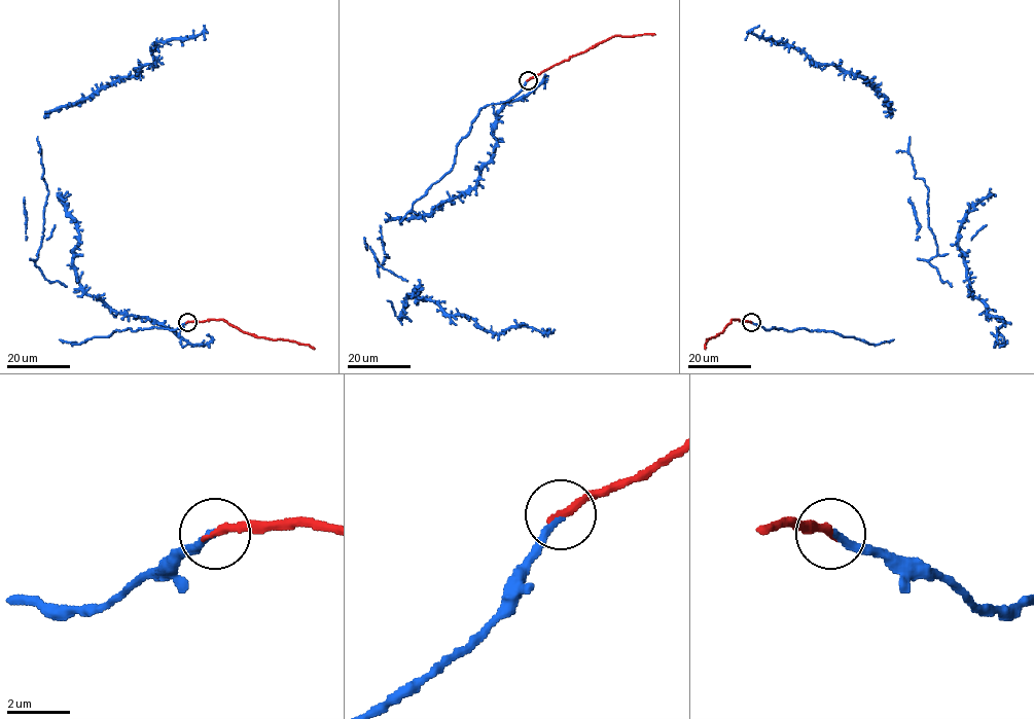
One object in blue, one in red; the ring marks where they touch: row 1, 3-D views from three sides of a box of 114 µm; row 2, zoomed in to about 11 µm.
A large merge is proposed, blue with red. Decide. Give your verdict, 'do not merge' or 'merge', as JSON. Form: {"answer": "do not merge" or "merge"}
{"answer": "merge"}

